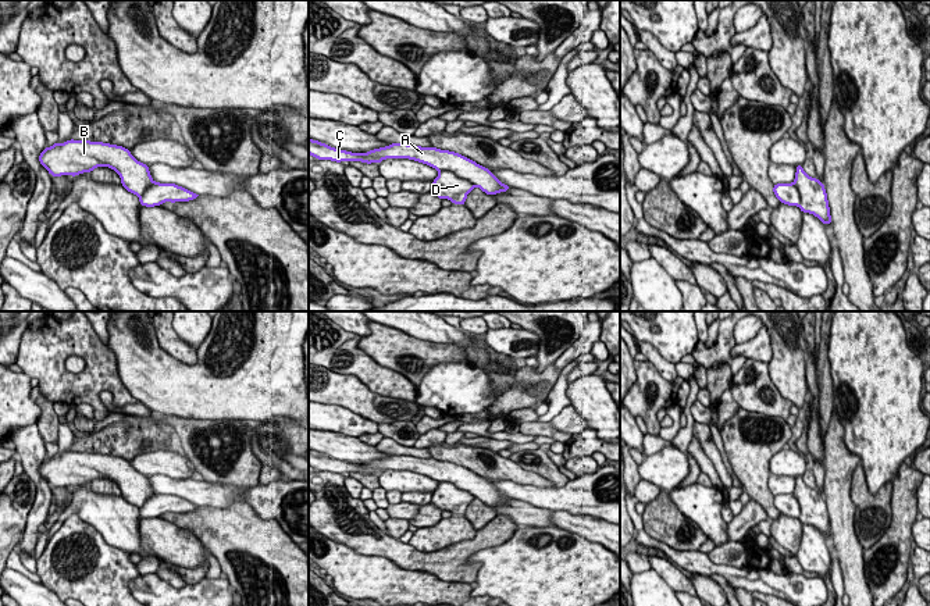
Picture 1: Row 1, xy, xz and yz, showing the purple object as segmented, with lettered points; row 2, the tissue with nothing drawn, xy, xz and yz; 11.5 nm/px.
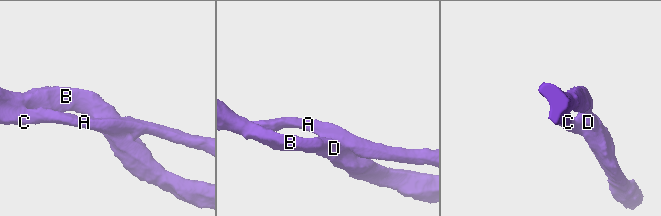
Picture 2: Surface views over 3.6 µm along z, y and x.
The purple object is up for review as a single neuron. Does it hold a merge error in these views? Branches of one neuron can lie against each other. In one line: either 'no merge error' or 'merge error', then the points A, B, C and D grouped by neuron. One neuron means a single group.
merge error; A C / B D

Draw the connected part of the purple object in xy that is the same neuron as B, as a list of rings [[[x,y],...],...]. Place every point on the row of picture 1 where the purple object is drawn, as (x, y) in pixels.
[[[57,142],[44,147],[39,161],[53,177],[76,177],[97,167],[108,167],[120,175],[122,186],[136,196],[154,183],[149,165],[138,161],[128,149],[103,142]]]

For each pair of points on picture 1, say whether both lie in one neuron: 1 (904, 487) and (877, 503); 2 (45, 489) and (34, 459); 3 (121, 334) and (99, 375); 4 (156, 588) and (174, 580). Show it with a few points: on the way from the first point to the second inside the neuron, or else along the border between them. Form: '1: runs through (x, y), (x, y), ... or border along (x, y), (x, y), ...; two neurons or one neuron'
1: border along (893, 481), (891, 523), (887, 527); two neurons
2: runs through (41, 482), (34, 474), (34, 466); one neuron
3: border along (104, 345), (114, 356), (116, 370), (121, 381); two neurons
4: border along (154, 573), (177, 588), (186, 584); two neurons

